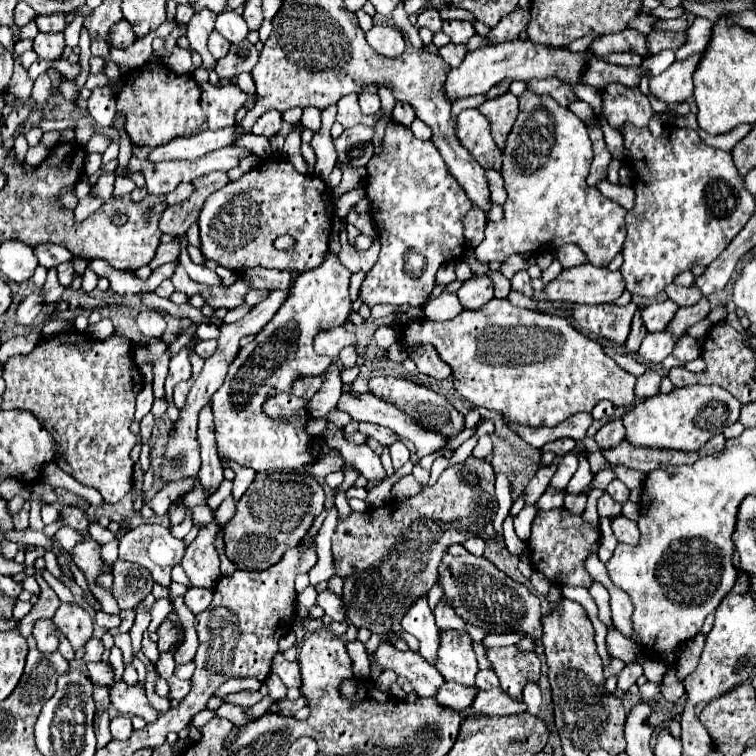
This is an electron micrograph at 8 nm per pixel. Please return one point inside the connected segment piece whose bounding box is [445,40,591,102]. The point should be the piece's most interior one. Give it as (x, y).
(521, 59)

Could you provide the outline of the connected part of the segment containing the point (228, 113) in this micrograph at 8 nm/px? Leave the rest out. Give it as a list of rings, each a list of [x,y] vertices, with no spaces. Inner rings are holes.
[[[211,82],[201,84],[201,108],[207,116],[207,126],[211,130],[221,130],[235,124],[237,102],[239,108],[245,106],[247,100],[257,102],[257,94],[245,94],[243,90],[237,92],[235,86],[213,86]]]

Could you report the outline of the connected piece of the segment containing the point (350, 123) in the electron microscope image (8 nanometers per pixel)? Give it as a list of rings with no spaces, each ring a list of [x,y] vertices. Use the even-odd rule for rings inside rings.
[[[356,93],[342,97],[337,103],[336,121],[343,125],[345,129],[351,128],[357,124],[369,124],[375,126],[383,118],[383,112],[379,110],[373,116],[361,114],[358,104],[358,95]],[[355,106],[355,108],[353,108]]]

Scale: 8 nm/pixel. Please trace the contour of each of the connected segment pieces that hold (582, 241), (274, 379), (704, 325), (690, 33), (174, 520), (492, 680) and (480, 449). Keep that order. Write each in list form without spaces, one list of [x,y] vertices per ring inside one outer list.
[[[525,90],[525,94],[519,96],[519,116],[503,148],[501,174],[507,190],[507,200],[503,204],[503,220],[487,222],[485,238],[475,248],[477,258],[481,262],[493,260],[503,262],[513,254],[541,252],[541,250],[549,252],[565,244],[577,244],[589,256],[591,264],[607,266],[611,258],[619,254],[623,248],[627,210],[617,202],[609,200],[607,196],[603,196],[597,188],[587,188],[585,180],[589,174],[591,160],[593,150],[589,144],[589,134],[585,132],[585,124],[571,110],[559,106],[551,96],[537,96]]]
[[[329,252],[321,266],[303,272],[295,280],[277,316],[273,316],[273,320],[255,336],[255,340],[239,350],[237,358],[229,366],[223,386],[211,400],[219,456],[227,456],[241,466],[253,468],[255,472],[297,470],[313,462],[309,448],[315,444],[315,440],[303,430],[305,420],[271,420],[261,406],[265,404],[273,386],[277,388],[277,394],[289,392],[291,382],[297,376],[323,374],[329,368],[331,358],[319,356],[314,350],[313,341],[317,332],[345,324],[345,318],[351,312],[351,298],[347,290],[349,276],[351,272],[339,262],[339,256]]]
[[[705,318],[705,320],[701,320],[701,322],[697,322],[695,326],[691,326],[689,330],[687,330],[687,334],[691,334],[693,338],[703,338],[707,332],[709,332],[709,328],[713,326],[713,322],[709,320],[709,318]]]
[[[697,18],[691,28],[687,30],[687,42],[675,50],[675,56],[677,60],[685,60],[693,54],[701,54],[711,38],[711,28],[713,28],[713,22],[707,20],[707,18]]]
[[[184,501],[170,507],[167,513],[171,526],[181,523],[185,518]]]
[[[479,670],[475,686],[477,686],[479,690],[489,690],[489,688],[497,688],[497,686],[499,686],[497,674],[495,674],[493,670]]]
[[[485,434],[479,438],[476,447],[472,452],[472,455],[476,458],[486,459],[491,455],[492,448],[493,445],[490,434]]]

